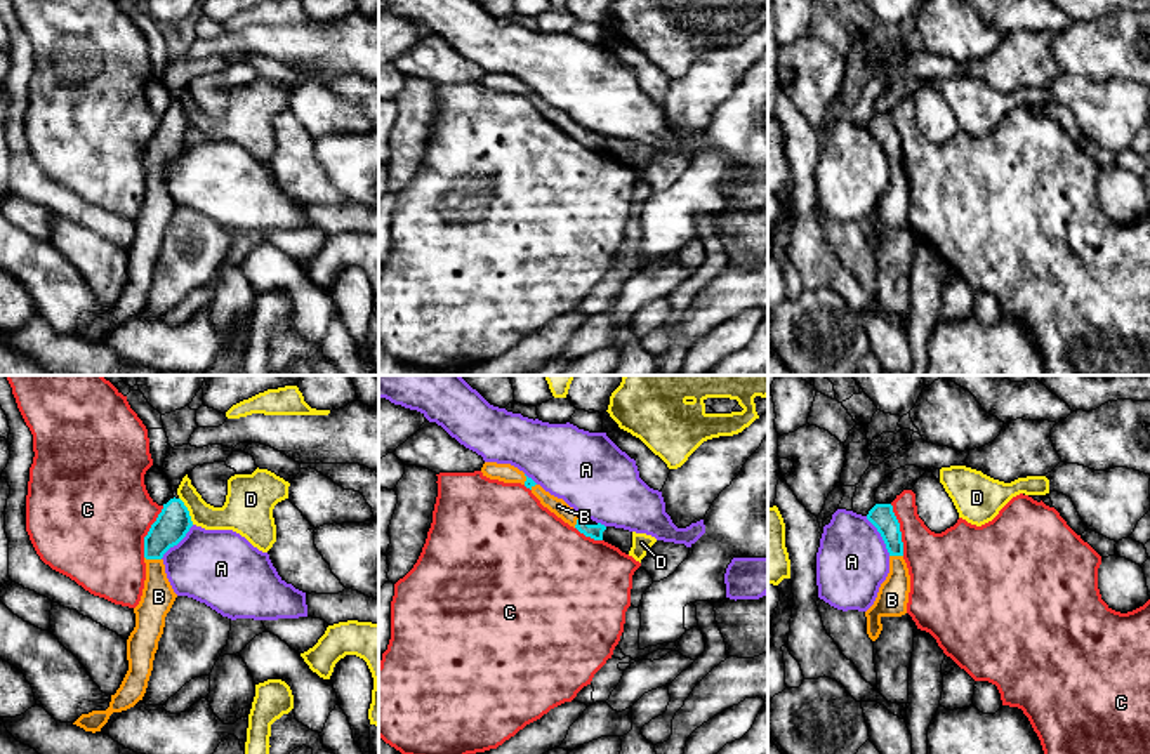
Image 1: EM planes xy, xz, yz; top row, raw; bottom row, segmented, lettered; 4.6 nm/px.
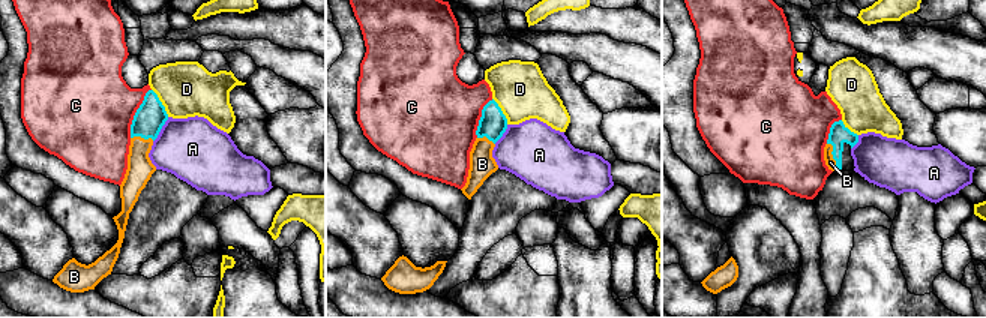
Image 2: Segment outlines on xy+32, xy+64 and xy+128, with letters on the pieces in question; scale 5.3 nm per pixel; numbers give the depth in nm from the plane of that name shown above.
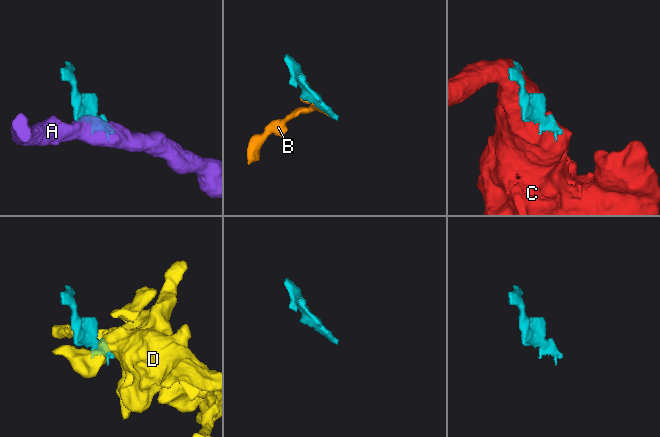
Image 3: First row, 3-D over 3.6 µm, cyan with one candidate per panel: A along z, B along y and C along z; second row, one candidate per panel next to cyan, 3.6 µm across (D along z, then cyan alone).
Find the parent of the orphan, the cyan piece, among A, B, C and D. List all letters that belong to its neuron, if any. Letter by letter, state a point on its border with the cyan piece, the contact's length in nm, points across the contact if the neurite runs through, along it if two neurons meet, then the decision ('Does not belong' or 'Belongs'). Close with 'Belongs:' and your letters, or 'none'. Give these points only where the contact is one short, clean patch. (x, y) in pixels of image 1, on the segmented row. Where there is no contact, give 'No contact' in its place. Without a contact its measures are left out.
A: Touches cyan at yz (881, 535). Shared border 220 nm. Does not belong
B: Touches cyan at xy (153, 558). Shared border 80 nm. Belongs
C: Touches cyan at xy (148, 532). Shared border 260 nm. Does not belong
D: Touches cyan at xy (188, 511). Shared border 140 nm. Boundary: xy (179, 497), (193, 523). Does not belong
Belongs: B

